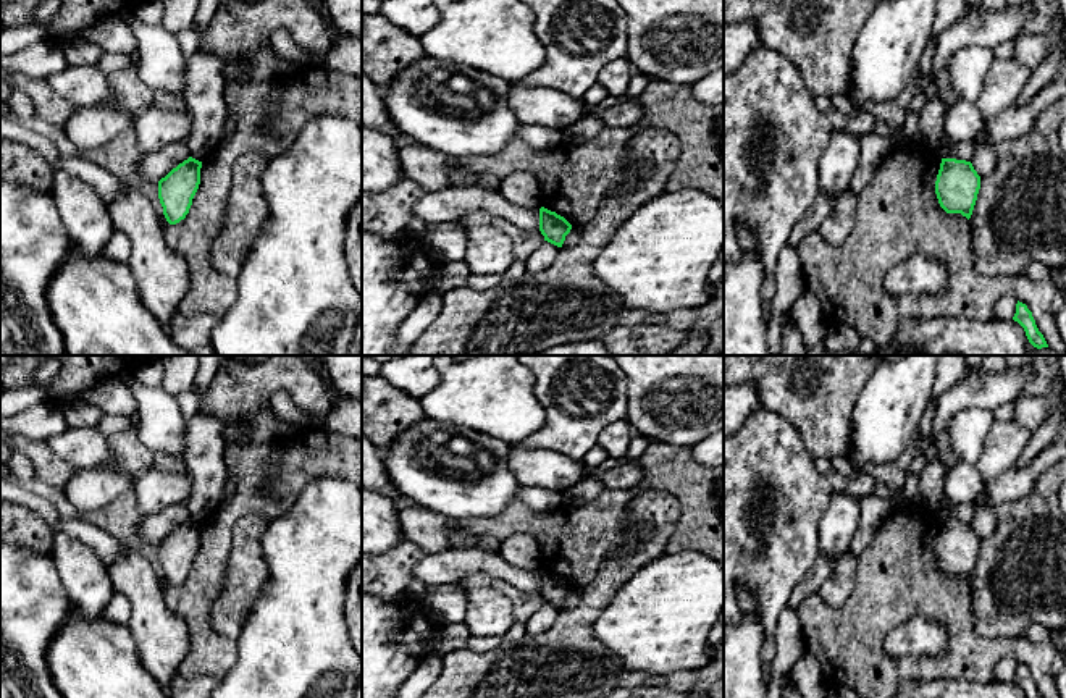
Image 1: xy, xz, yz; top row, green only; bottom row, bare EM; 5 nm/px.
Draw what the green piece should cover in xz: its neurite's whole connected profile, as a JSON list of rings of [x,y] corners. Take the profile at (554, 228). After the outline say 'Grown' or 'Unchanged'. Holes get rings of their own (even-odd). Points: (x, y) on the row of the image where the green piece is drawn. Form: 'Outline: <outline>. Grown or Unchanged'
Outline: [[[544,207],[539,208],[539,231],[544,236],[544,241],[562,247],[570,229],[572,225],[564,217]]]. Unchanged

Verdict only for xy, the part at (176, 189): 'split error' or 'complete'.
complete

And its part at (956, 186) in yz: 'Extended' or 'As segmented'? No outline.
As segmented

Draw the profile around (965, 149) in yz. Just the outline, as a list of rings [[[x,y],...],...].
[[[971,139],[971,141],[955,142],[955,144],[948,145],[946,149],[938,147],[937,153],[940,155],[940,158],[956,158],[956,160],[971,162],[976,149],[977,149],[977,145],[976,145],[974,139]]]

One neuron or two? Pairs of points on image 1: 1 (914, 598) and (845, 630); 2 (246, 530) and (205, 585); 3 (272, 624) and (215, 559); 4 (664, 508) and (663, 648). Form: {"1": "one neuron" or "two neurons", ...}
{"1": "one neuron", "2": "two neurons", "3": "two neurons", "4": "two neurons"}

